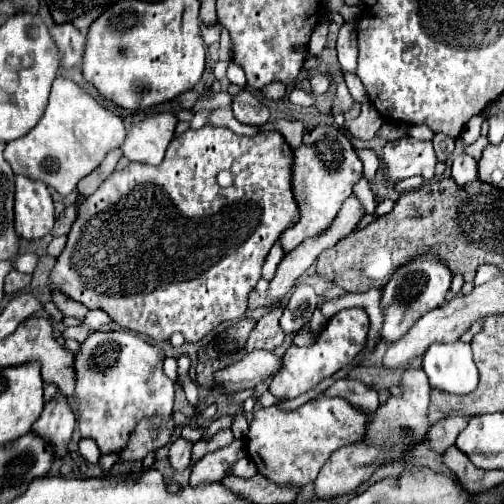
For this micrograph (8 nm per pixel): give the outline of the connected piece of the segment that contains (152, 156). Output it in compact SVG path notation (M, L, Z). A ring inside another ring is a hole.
M157 113L133 123L125 143L121 145L123 157L129 161L157 165L161 163L167 145L173 139L177 117L173 113Z

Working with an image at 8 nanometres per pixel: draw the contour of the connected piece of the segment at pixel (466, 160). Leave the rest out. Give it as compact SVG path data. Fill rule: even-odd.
M467 153L455 157L455 161L451 165L451 177L459 185L465 185L465 183L477 179L477 161L471 155L467 155Z

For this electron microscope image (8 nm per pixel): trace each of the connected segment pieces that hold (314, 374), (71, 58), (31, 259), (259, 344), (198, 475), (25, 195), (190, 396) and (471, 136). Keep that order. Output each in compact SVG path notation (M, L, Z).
M343 309L333 315L327 327L319 333L317 341L311 347L289 347L283 357L283 367L273 375L269 391L277 399L295 399L311 389L315 389L323 379L331 377L345 365L349 365L355 355L363 349L369 331L369 317L363 309Z
M71 23L53 25L49 31L61 53L61 67L63 69L81 67L81 59L85 53L85 35L77 31Z
M33 253L19 254L15 257L15 269L27 274L32 274L37 265L38 257Z
M275 307L267 315L263 315L257 321L255 329L251 331L243 351L249 353L249 351L255 351L255 349L275 349L275 347L279 347L285 339L285 333L279 327L281 315L283 315L283 307Z
M237 439L231 445L227 445L227 447L221 447L217 451L213 451L213 453L207 453L203 459L199 459L193 465L189 485L191 487L197 487L201 483L221 481L225 475L229 475L229 467L237 459L241 459L245 455L247 455L245 443L243 441L237 441Z
M25 175L15 177L15 231L19 237L25 239L41 239L53 229L55 215L53 215L53 199L45 183L29 179Z
M185 379L181 385L183 385L183 389L185 389L187 401L189 401L191 405L197 405L197 403L199 403L199 391L197 391L197 385L195 385L191 379Z
M473 117L473 119L467 123L465 131L461 133L461 139L463 139L463 141L475 141L475 139L479 137L479 129L481 129L481 121L479 121L477 117Z

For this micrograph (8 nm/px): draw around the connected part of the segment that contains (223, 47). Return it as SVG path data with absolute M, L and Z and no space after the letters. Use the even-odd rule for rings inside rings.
M227 29L221 31L221 39L219 39L219 61L233 61L233 43L231 43L231 37L229 37Z

